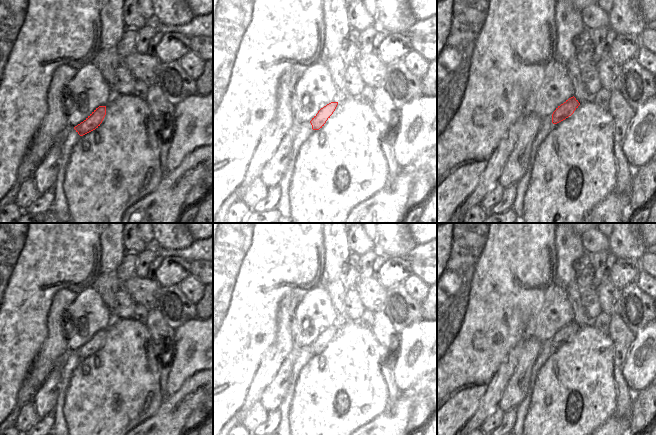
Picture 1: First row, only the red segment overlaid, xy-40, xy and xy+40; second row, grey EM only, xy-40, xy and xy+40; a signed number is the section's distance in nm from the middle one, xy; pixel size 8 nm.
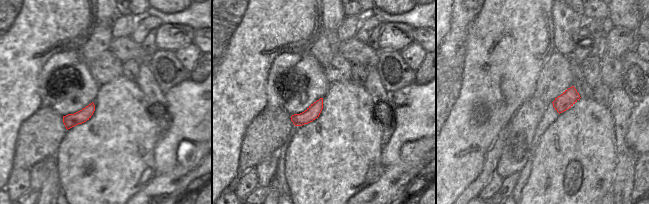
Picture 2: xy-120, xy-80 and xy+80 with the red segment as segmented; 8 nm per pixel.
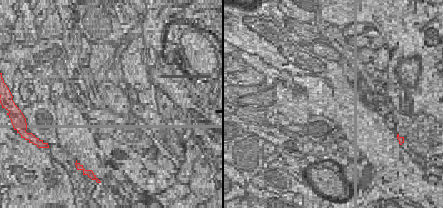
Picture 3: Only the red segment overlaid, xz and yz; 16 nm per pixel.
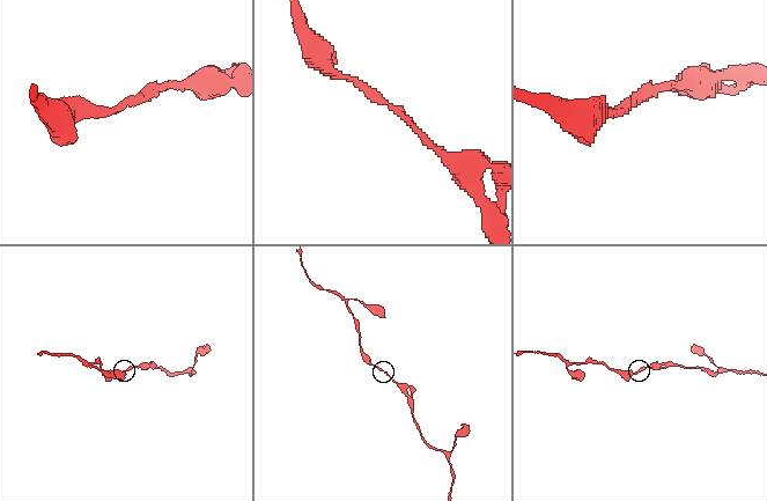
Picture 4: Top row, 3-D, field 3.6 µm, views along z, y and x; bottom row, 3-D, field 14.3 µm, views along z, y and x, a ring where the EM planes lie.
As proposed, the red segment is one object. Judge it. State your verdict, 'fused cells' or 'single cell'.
single cell

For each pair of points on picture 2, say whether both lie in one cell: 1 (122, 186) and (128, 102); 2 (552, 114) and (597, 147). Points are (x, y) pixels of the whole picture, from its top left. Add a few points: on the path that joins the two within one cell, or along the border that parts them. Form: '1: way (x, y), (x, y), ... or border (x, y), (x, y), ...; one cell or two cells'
1: way (122, 165), (122, 123); one cell
2: border (559, 114), (555, 121), (541, 135); two cells

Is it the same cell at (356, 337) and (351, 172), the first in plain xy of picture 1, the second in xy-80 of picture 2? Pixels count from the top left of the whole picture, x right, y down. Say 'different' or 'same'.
same

